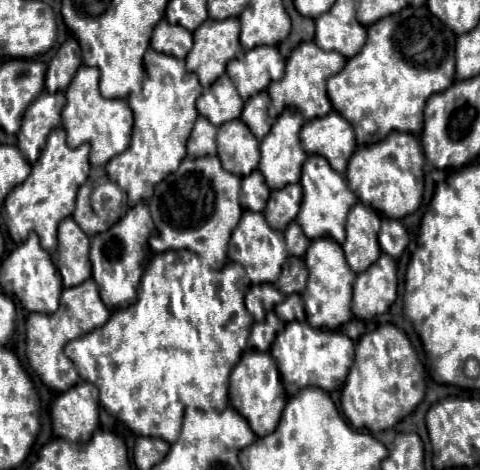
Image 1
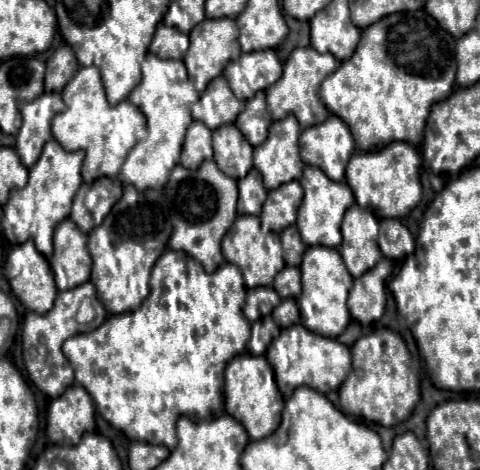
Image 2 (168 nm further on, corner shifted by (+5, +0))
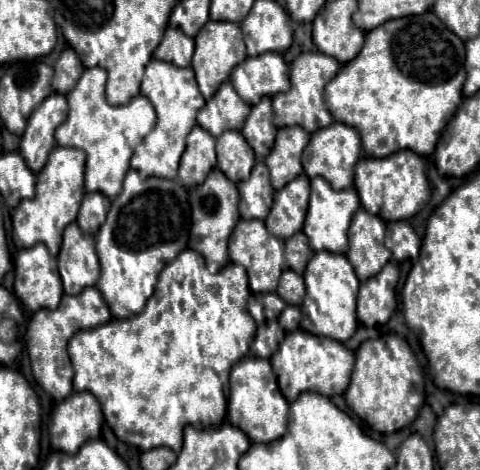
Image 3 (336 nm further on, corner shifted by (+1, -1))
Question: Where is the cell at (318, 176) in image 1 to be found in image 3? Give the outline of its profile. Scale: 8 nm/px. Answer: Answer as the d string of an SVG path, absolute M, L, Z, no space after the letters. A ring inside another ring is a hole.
M324 177L310 179L312 183L312 195L310 195L310 207L304 221L304 233L308 235L308 241L314 251L332 251L332 253L346 253L348 251L348 225L352 221L352 215L360 209L360 199L356 197L356 189L348 187L342 191L336 191L324 181Z

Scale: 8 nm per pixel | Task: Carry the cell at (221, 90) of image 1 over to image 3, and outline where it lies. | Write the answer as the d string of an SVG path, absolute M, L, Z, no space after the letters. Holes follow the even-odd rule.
M226 81L224 85L220 85L214 97L206 101L204 109L200 109L198 125L204 127L214 137L218 137L228 129L240 131L248 113L250 113L250 105L244 103L240 95L234 91L232 83Z

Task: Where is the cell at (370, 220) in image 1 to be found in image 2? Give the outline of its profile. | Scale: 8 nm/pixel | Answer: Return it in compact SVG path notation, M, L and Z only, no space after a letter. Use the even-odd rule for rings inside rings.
M354 204L348 208L342 220L342 244L340 254L354 278L360 278L366 270L370 270L380 258L382 252L376 244L378 236L378 220L366 208Z

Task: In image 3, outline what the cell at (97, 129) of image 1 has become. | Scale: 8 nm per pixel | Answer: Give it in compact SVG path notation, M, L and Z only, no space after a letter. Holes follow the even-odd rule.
M92 67L82 73L72 93L66 95L70 111L66 121L56 129L56 143L64 147L76 147L86 153L84 187L88 193L96 191L114 199L120 193L120 185L130 169L128 163L136 145L144 141L156 123L156 113L144 95L134 97L122 107L110 105L104 95L104 83L106 71L102 67Z

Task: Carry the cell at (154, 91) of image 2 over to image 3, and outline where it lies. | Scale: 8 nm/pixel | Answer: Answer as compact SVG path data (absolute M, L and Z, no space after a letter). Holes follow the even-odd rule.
M152 59L146 67L144 81L140 93L150 99L156 109L158 121L154 131L136 147L130 167L136 169L142 177L160 177L160 179L176 179L180 157L184 153L184 139L190 129L196 125L196 113L204 107L204 97L196 85L194 71L190 67L176 67L166 61Z

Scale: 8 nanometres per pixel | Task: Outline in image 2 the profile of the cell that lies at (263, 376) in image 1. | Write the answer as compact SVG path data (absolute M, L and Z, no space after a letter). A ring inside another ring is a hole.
M252 354L236 356L226 366L224 396L226 396L226 412L246 428L252 440L260 440L278 428L280 414L284 408L284 398L276 386L272 366L264 356L252 356Z

